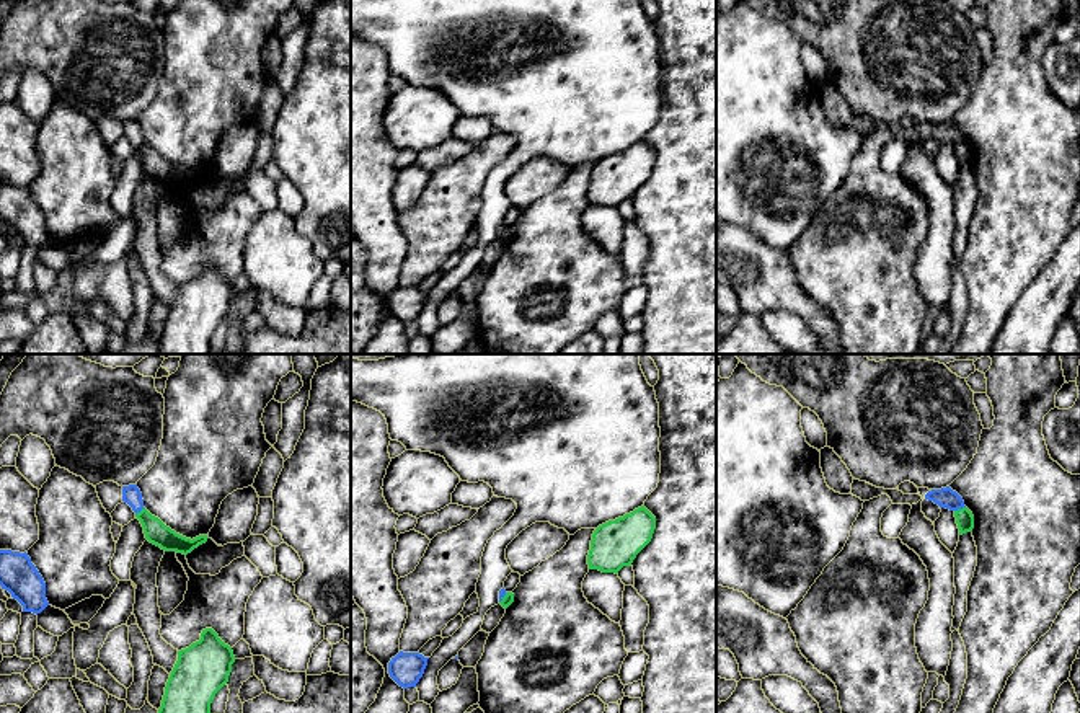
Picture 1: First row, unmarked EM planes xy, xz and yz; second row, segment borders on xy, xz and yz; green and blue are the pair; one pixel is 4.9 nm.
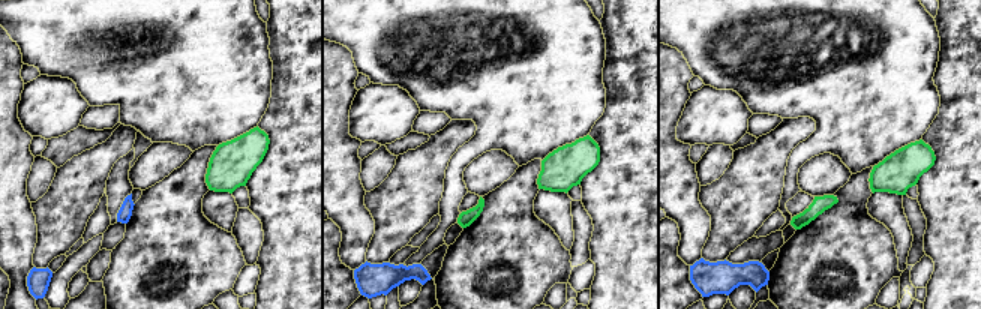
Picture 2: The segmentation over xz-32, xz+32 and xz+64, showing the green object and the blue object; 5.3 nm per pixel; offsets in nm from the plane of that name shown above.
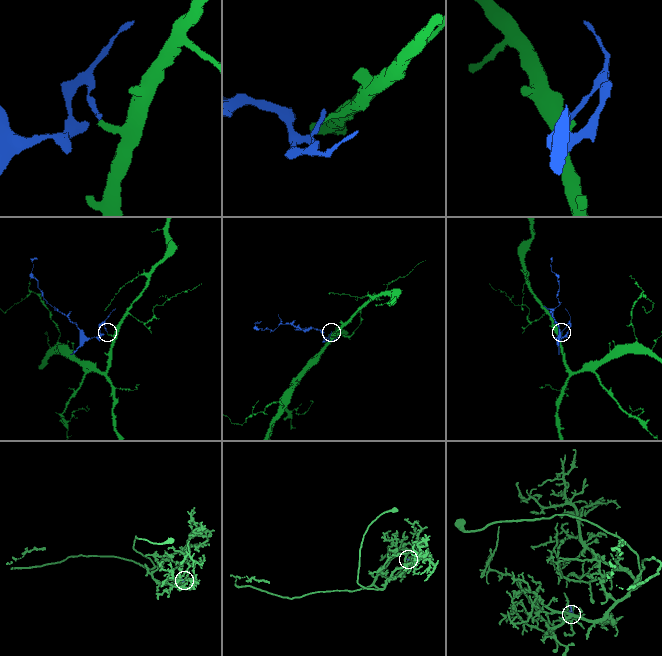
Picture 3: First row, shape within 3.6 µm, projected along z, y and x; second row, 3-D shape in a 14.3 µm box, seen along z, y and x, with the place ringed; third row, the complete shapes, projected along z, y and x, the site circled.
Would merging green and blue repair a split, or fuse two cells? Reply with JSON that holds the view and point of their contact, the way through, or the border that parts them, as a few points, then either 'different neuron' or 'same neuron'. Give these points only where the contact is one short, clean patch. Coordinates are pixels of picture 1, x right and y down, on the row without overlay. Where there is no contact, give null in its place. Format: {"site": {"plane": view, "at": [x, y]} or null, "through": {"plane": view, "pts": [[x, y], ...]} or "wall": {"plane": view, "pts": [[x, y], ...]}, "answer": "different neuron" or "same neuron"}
{"site": {"plane": "yz", "at": [960, 144]}, "wall": {"plane": "yz", "pts": [[964, 141], [955, 146]]}, "answer": "different neuron"}

